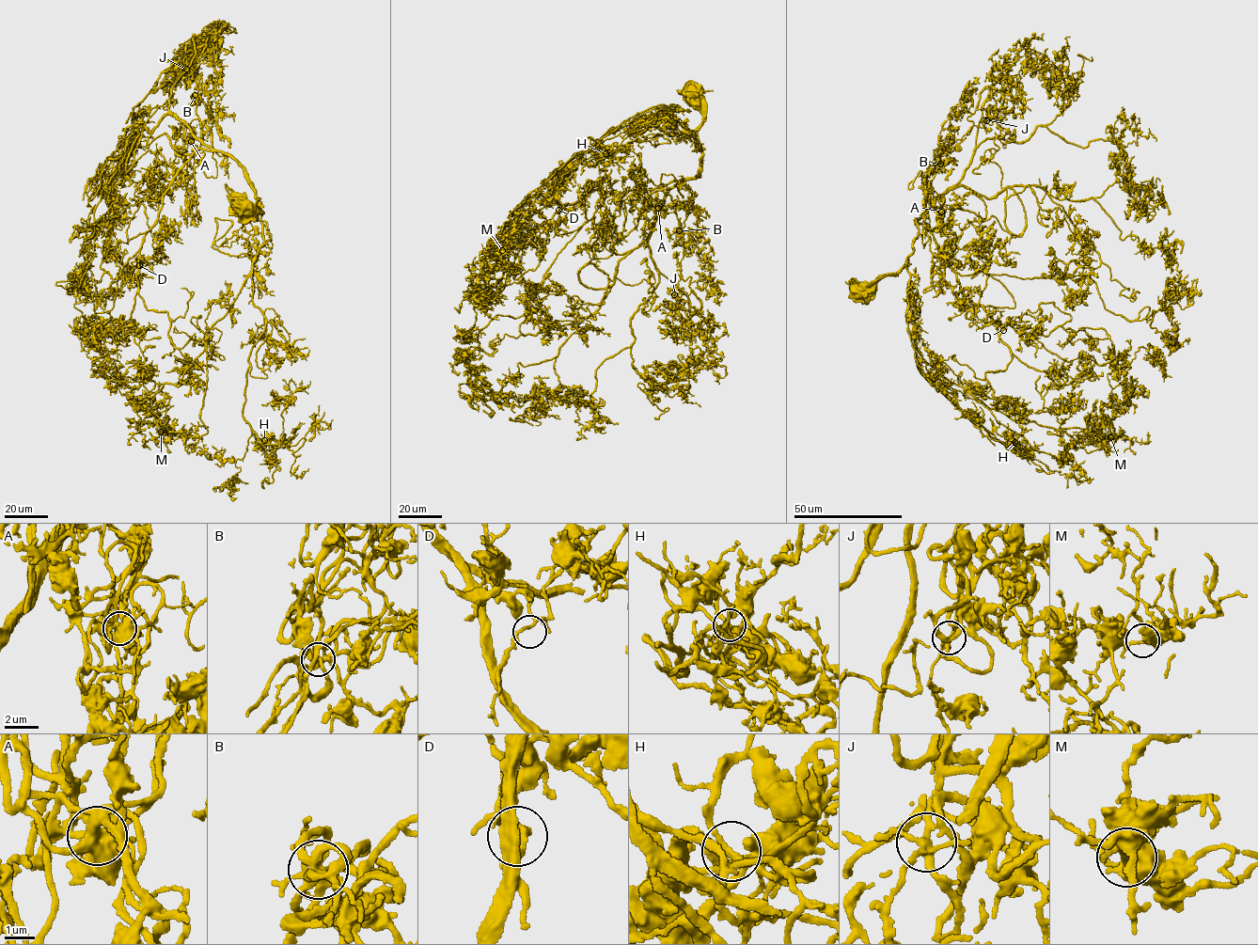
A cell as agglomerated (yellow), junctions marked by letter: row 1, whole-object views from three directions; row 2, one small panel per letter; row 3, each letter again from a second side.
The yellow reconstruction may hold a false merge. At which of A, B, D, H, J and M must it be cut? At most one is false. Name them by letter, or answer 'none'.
none

